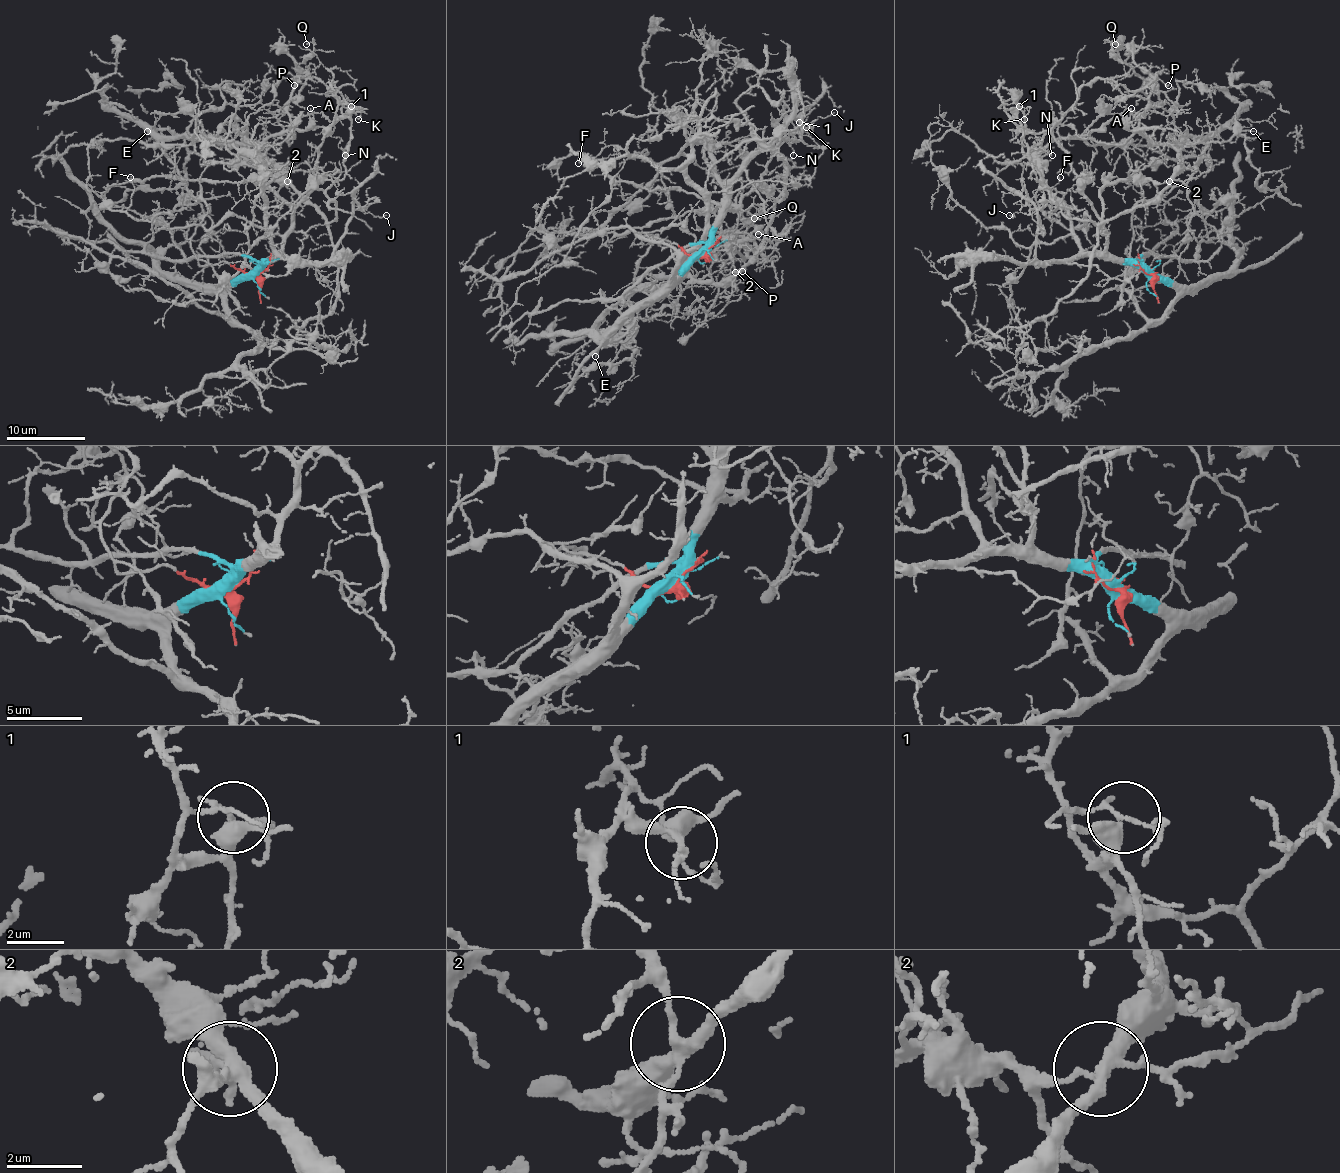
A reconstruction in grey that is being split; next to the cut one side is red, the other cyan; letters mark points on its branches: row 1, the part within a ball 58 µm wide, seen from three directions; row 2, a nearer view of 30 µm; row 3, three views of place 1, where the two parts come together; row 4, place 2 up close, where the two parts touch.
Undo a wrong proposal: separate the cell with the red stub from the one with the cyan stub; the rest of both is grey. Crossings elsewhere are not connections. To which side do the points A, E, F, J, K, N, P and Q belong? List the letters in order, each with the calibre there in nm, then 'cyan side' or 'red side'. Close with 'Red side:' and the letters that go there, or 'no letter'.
A: 140 nm | red side
E: 140 nm | red side
F: 140 nm | cyan side
J: 100 nm | cyan side
K: 130 nm | cyan side
N: 110 nm | red side
P: 150 nm | red side
Q: 130 nm | red side
Red side: A, E, N, P, Q

